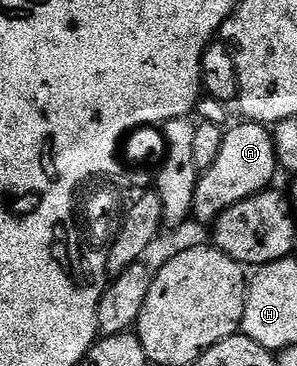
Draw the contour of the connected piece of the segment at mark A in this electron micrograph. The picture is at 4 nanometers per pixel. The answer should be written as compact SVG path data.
M239 121L236 127L227 127L223 132L221 153L211 168L199 176L197 193L193 197L194 218L207 225L214 224L225 209L245 201L258 191L272 186L277 172L274 134L264 124Z

